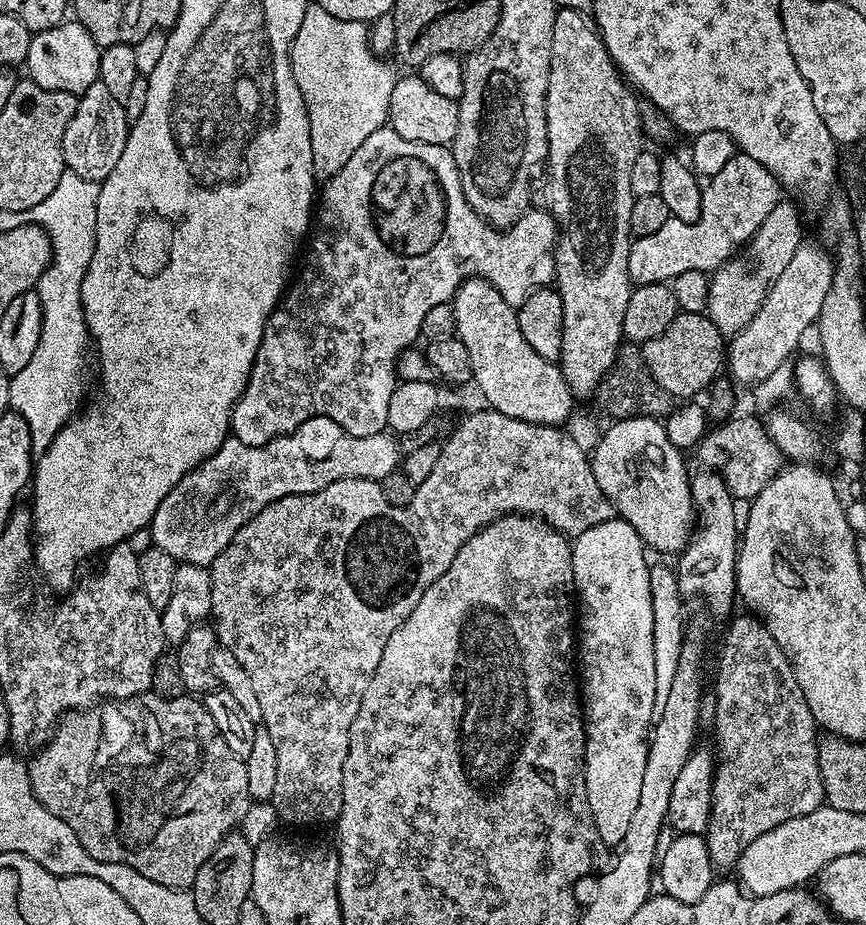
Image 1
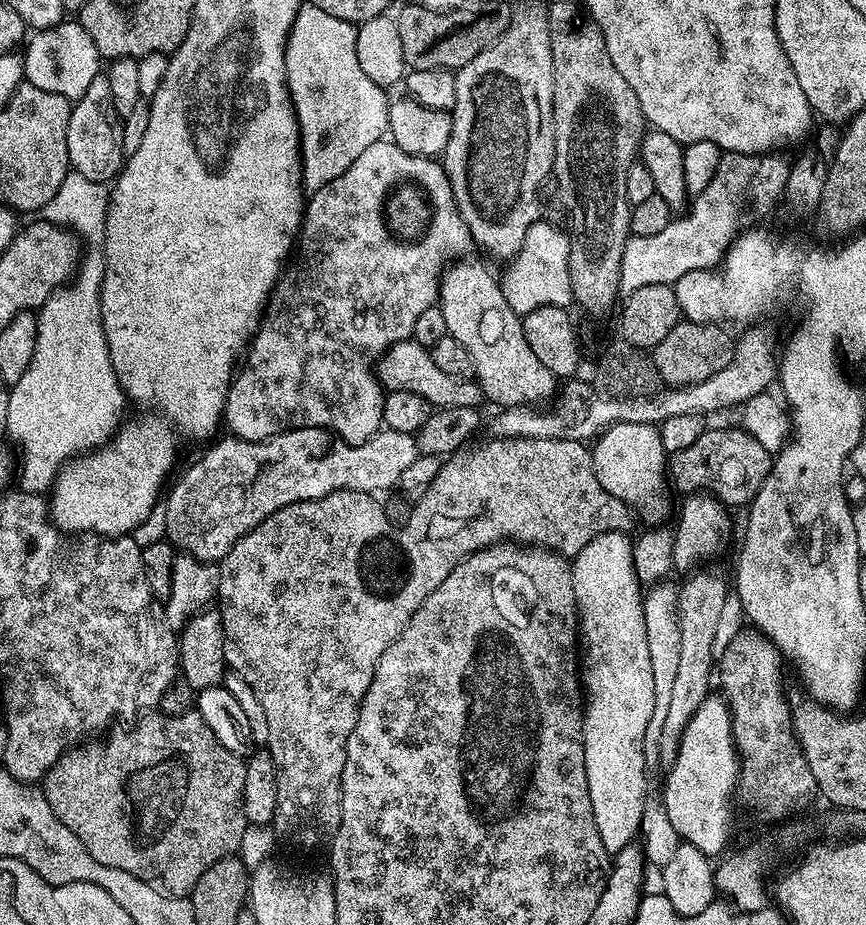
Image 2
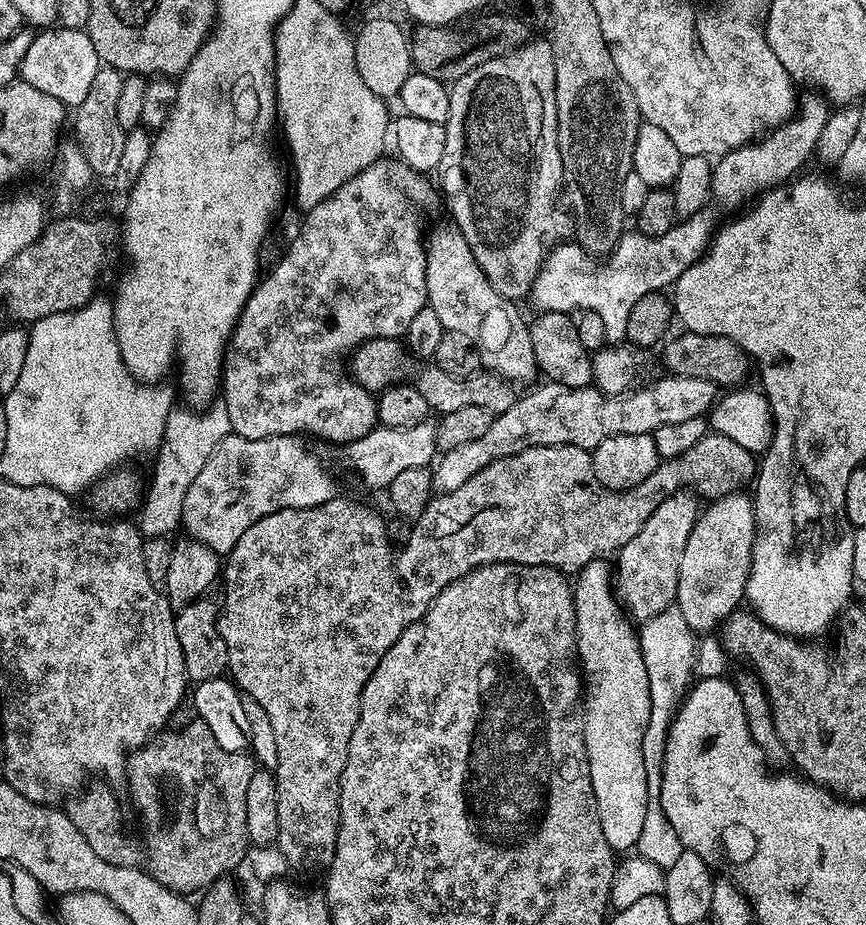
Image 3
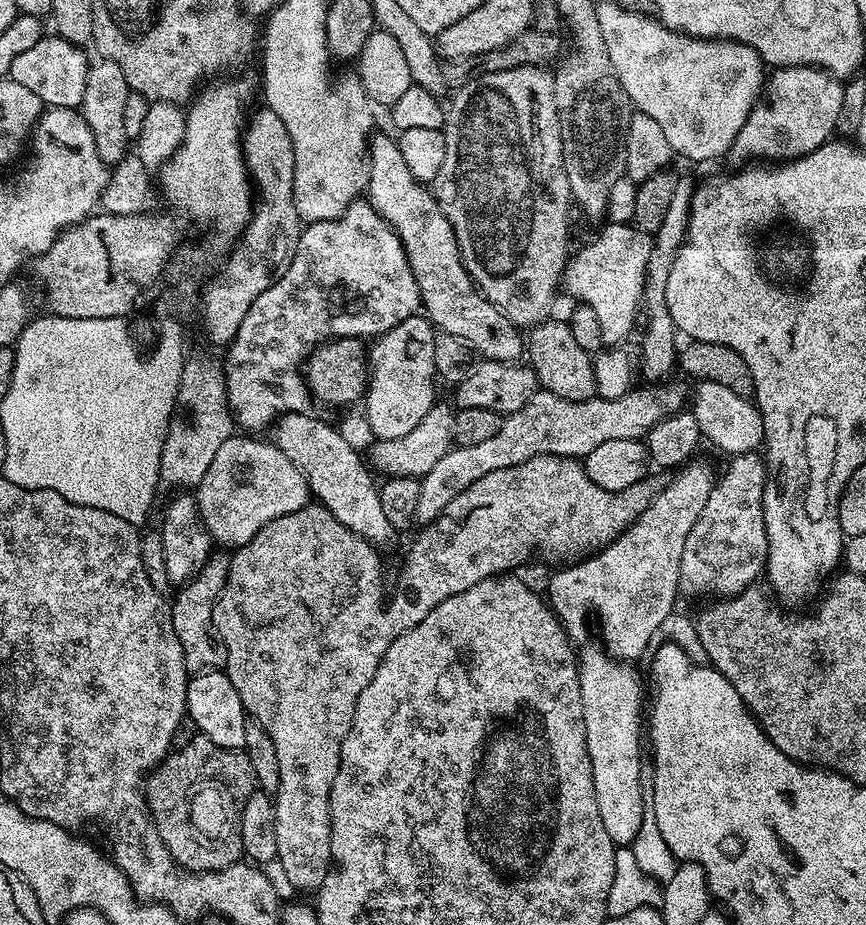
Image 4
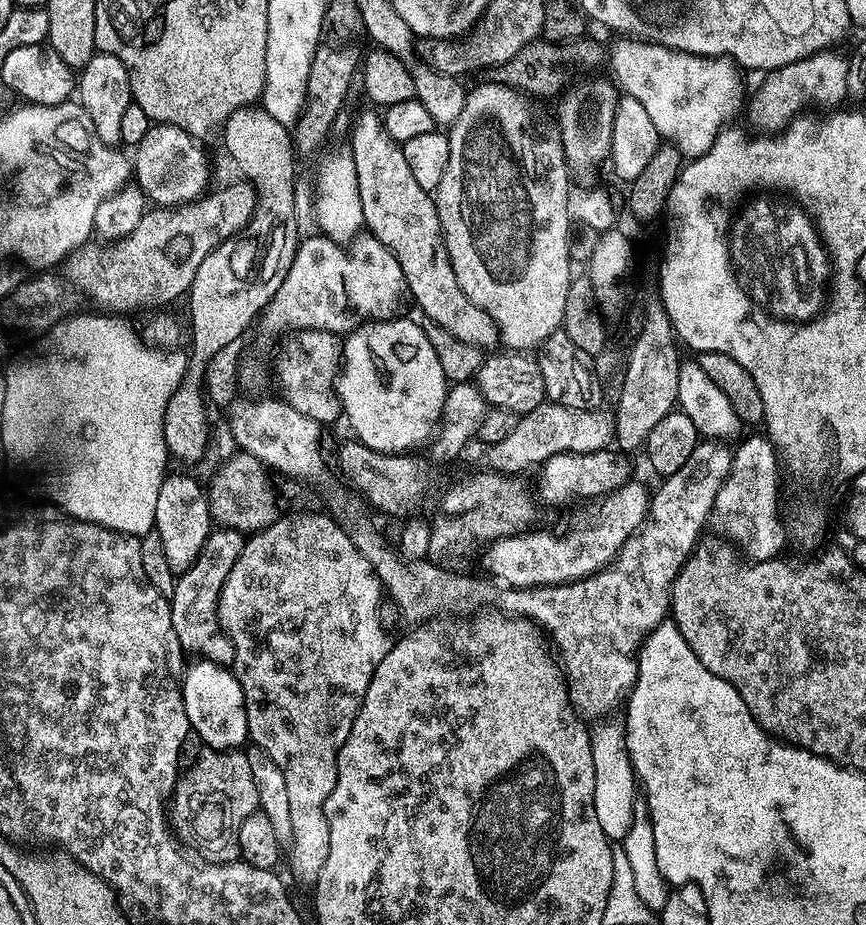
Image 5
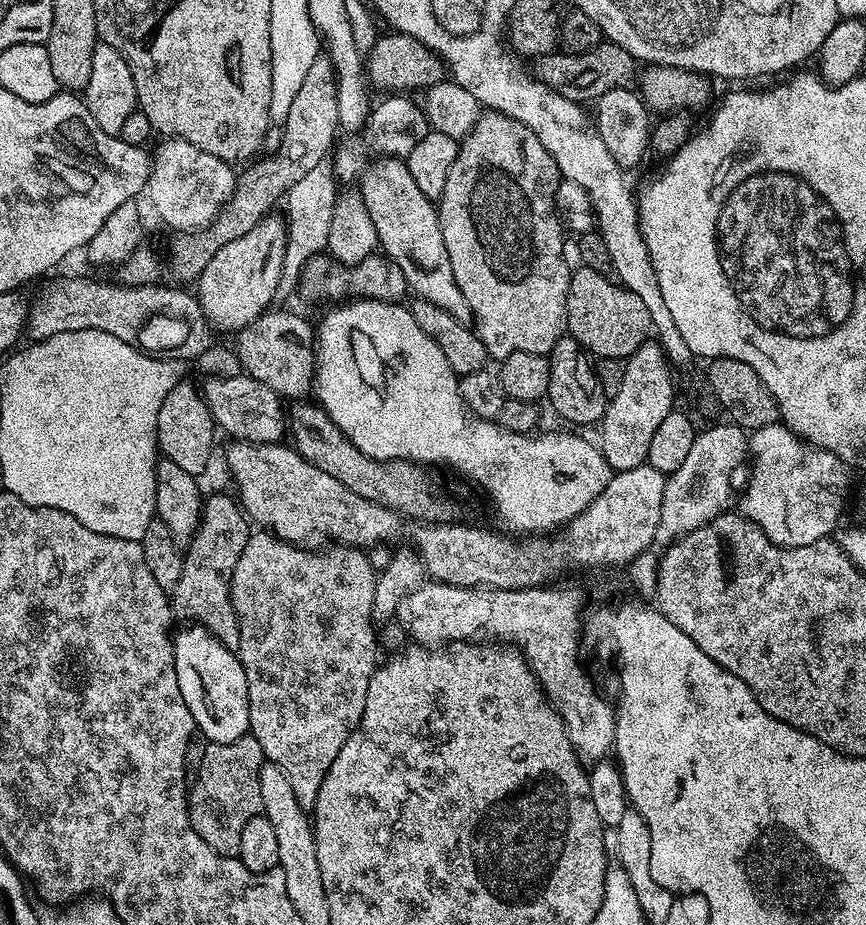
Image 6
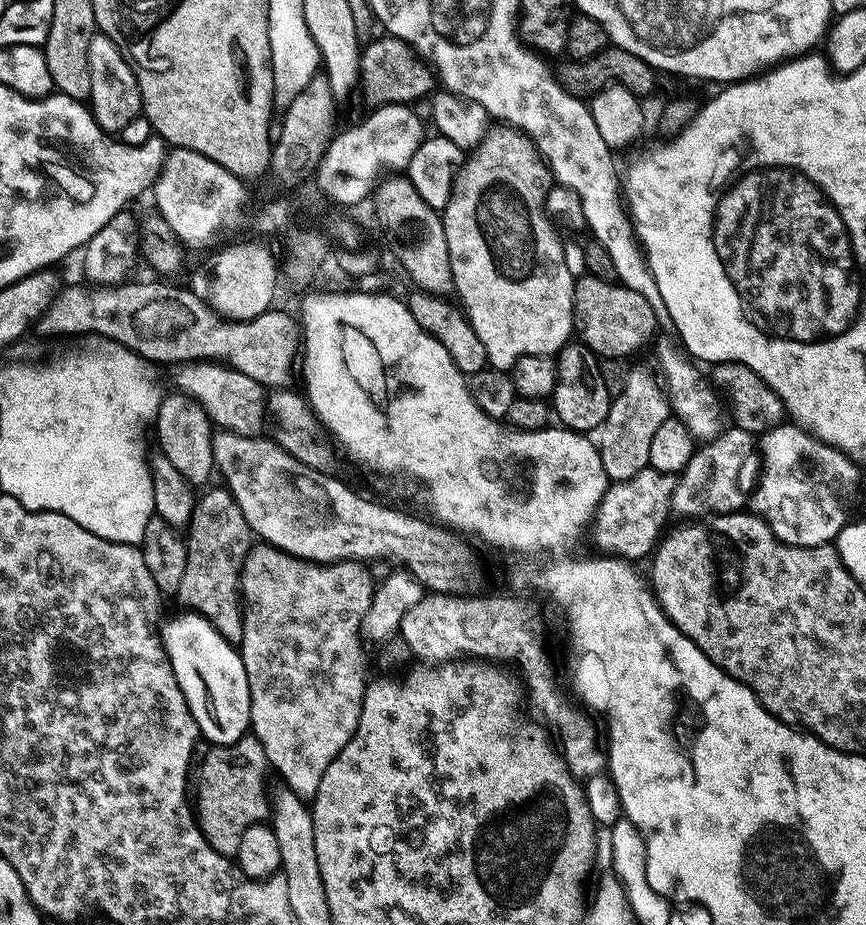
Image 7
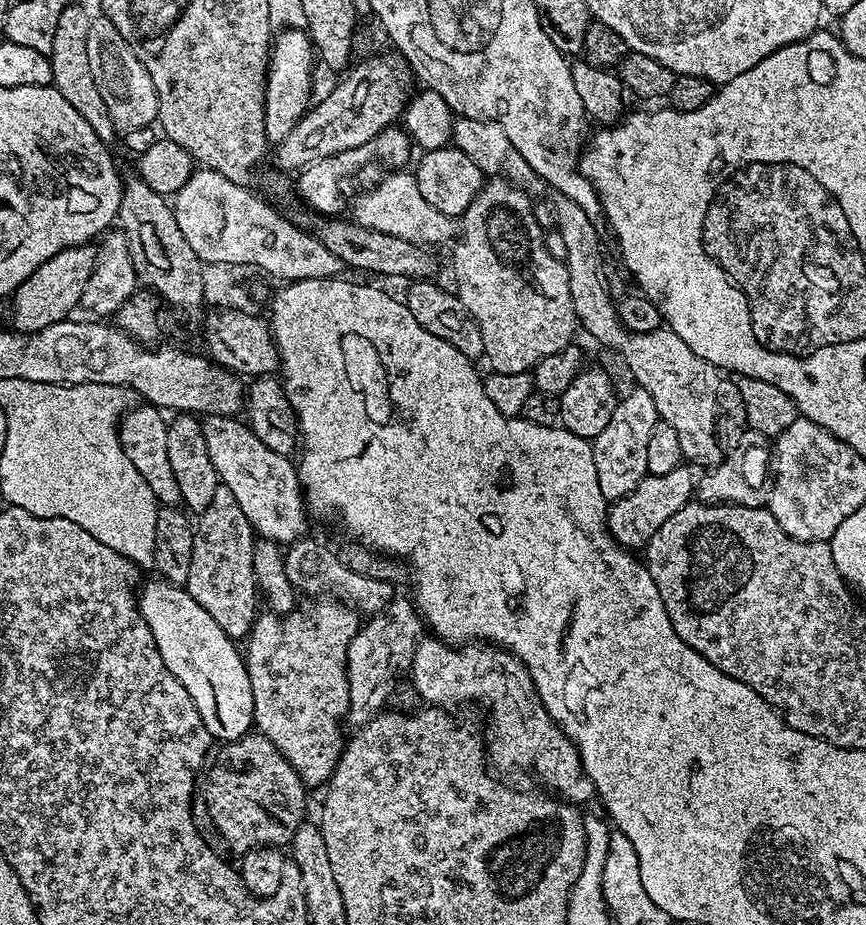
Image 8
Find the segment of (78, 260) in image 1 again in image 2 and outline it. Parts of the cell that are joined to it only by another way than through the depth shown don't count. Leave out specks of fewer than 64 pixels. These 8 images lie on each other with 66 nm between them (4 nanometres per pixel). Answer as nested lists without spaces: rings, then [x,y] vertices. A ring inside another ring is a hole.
[[[72,170],[62,182],[58,194],[42,210],[43,219],[58,224],[69,232],[75,232],[83,243],[84,240],[88,243],[88,257],[79,261],[78,271],[71,283],[56,289],[47,305],[39,309],[36,317],[34,358],[30,358],[26,374],[22,374],[22,378],[18,378],[18,382],[11,385],[8,393],[6,436],[20,447],[18,488],[22,492],[47,493],[65,464],[92,451],[93,448],[99,448],[101,444],[107,444],[125,419],[126,397],[110,362],[110,350],[100,317],[100,280],[104,276],[104,231],[109,195],[110,188],[107,183],[91,180]]]

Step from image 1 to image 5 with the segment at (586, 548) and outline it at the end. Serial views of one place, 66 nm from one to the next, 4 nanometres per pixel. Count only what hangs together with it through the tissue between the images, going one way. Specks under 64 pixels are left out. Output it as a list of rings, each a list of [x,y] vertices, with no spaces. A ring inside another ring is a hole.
[[[600,722],[597,728],[591,729],[590,735],[592,737],[592,753],[594,754],[594,810],[598,813],[598,823],[602,826],[602,830],[608,835],[609,840],[613,842],[623,841],[624,835],[630,830],[632,825],[632,815],[634,814],[634,806],[638,803],[638,781],[636,779],[636,771],[632,768],[630,762],[630,754],[626,750],[626,738],[624,737],[623,723],[616,722],[616,724],[602,724],[606,722]]]

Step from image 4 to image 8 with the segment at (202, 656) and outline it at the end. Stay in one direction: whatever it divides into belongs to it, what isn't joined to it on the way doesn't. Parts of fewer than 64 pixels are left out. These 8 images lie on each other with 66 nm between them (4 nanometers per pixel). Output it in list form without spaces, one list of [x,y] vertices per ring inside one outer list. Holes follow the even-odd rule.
[[[219,483],[214,493],[214,498],[210,501],[210,506],[205,508],[204,512],[199,513],[198,519],[194,524],[194,559],[190,561],[190,578],[188,579],[186,587],[190,598],[194,598],[194,602],[198,602],[198,606],[202,606],[202,610],[206,610],[206,614],[210,614],[210,618],[214,618],[214,622],[218,622],[218,626],[222,626],[224,633],[228,635],[233,642],[243,641],[245,637],[247,637],[258,615],[258,607],[256,608],[258,589],[256,587],[256,575],[254,574],[254,550],[256,549],[257,539],[256,533],[252,531],[252,523],[246,518],[246,514],[242,514],[242,506],[238,506],[238,498],[234,498],[234,494],[230,494],[228,487]]]

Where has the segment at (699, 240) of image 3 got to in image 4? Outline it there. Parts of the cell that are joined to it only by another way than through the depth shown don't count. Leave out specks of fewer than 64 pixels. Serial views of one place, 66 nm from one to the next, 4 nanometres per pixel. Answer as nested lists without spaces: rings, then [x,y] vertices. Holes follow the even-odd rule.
[[[605,223],[600,237],[589,248],[573,255],[564,266],[563,291],[568,291],[574,301],[587,305],[597,314],[603,343],[620,346],[632,332],[638,320],[638,309],[643,298],[647,262],[650,259],[653,237],[640,231],[631,223]]]

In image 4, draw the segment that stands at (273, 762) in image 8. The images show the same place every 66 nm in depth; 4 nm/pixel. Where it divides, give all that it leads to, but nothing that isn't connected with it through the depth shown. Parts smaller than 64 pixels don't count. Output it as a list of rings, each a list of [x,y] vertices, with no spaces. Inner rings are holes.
[[[199,734],[193,737],[189,744],[169,751],[163,762],[147,773],[144,795],[148,797],[148,809],[152,811],[162,842],[166,850],[170,850],[173,860],[190,872],[217,872],[231,864],[241,863],[244,847],[240,819],[242,810],[257,783],[247,752],[219,748],[217,744]]]

